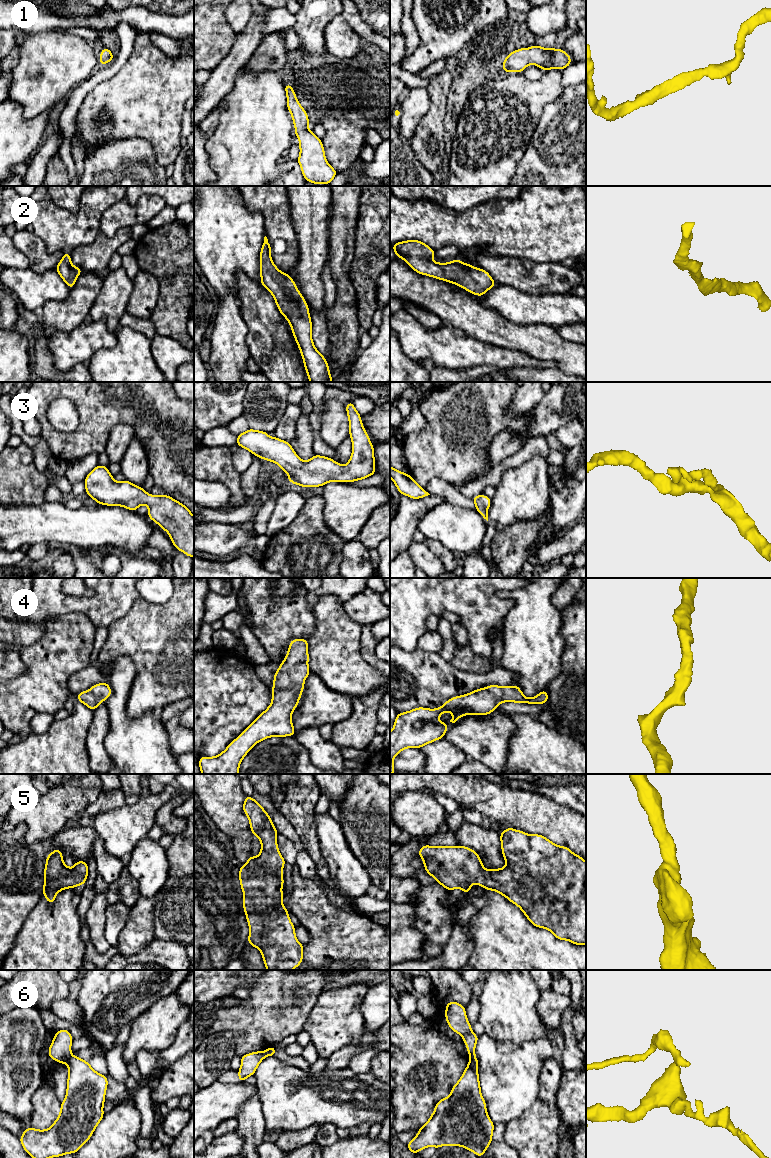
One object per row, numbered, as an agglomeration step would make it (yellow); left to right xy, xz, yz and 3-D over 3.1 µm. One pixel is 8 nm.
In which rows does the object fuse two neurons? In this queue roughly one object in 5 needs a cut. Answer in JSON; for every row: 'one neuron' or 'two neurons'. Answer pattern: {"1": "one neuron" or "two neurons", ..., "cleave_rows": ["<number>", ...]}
{"1": "one neuron", "2": "one neuron", "3": "one neuron", "4": "one neuron", "5": "one neuron", "6": "two neurons", "cleave_rows": ["6"]}

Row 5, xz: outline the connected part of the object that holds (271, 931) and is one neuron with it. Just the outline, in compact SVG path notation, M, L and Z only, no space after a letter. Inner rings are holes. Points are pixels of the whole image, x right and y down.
M245 796L243 811L249 818L252 834L259 838L262 846L259 855L250 856L239 870L243 908L250 928L248 944L260 950L267 970L293 970L302 962L304 945L298 942L295 926L282 903L282 871L286 862L277 845L278 832L268 813L252 797Z

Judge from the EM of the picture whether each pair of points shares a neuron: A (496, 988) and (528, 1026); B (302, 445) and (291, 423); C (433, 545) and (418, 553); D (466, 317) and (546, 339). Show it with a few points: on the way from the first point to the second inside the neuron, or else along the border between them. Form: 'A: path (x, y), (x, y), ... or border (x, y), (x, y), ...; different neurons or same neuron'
A: path (505, 997), (508, 1000), (509, 1007), (519, 1017); same neuron
B: border (301, 411), (295, 435), (289, 441); different neurons
C: border (425, 540), (426, 546), (440, 560), (443, 566); different neurons
D: path (486, 324), (503, 333), (526, 338); same neuron

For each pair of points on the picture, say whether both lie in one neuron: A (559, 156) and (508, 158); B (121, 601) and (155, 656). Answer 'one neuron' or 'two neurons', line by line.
A: two neurons
B: two neurons

